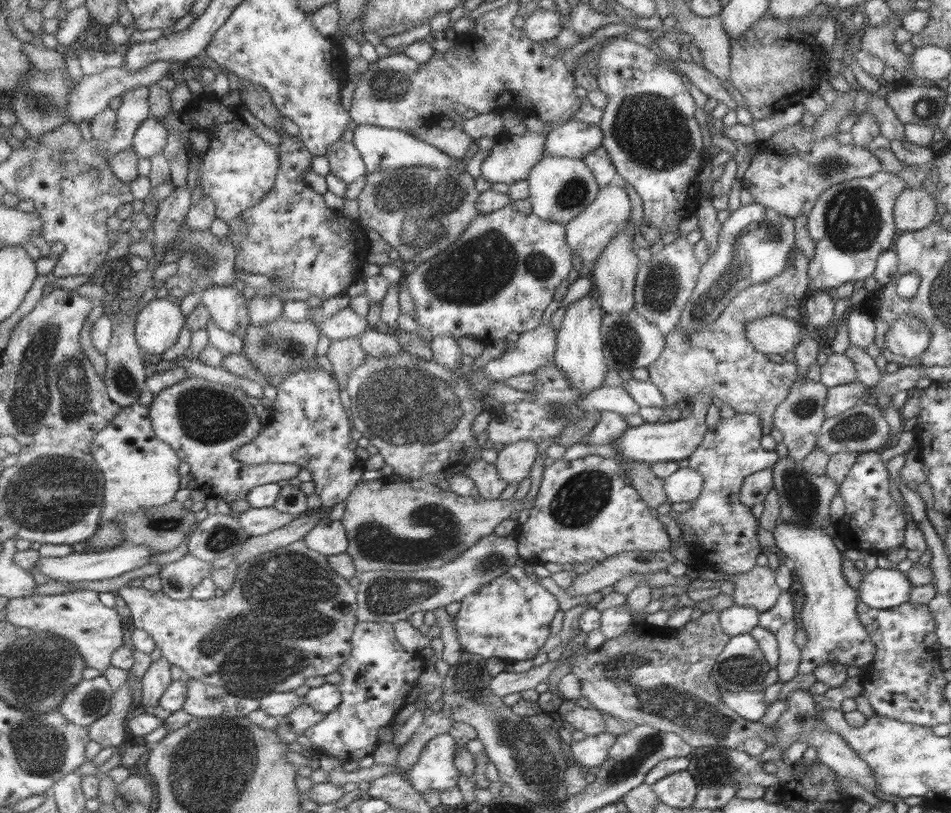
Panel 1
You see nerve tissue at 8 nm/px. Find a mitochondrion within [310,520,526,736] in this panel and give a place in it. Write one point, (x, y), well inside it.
(383, 596)

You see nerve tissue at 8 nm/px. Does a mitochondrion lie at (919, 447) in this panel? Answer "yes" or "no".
no

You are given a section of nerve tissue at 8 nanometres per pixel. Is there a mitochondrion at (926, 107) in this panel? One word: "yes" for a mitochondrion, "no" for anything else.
yes

